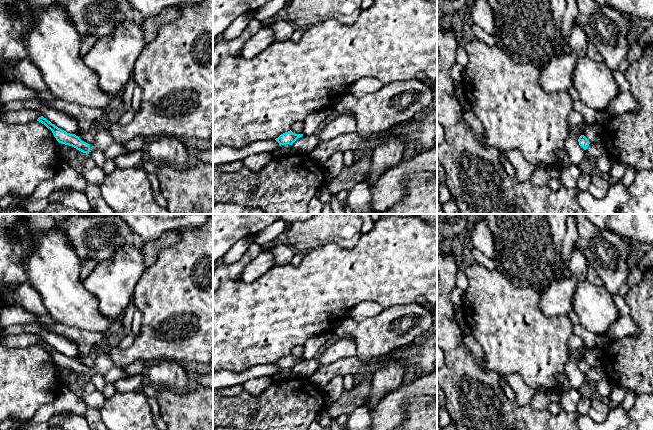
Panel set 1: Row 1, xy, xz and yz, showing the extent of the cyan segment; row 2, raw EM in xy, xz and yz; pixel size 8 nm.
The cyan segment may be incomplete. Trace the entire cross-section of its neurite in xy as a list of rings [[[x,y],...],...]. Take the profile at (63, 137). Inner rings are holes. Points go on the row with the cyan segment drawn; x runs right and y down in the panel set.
[[[43,116],[39,117],[37,121],[41,122],[50,129],[59,143],[72,146],[83,153],[89,153],[94,150],[105,152],[112,144],[118,143],[106,127],[94,131],[95,142],[90,145],[82,141],[75,134],[67,133],[66,131],[58,128]]]

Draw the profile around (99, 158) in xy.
[[[94,150],[90,152],[90,157],[95,162],[96,166],[103,167],[104,163],[106,162],[107,158],[104,154],[104,152],[99,150]]]

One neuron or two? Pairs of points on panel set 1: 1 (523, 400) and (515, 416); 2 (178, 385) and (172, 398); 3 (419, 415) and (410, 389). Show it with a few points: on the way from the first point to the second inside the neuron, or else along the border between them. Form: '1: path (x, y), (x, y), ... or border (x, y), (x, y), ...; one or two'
1: border (513, 401), (520, 408), (529, 405); two
2: border (194, 384), (184, 392), (158, 387); two
3: border (426, 395), (414, 397), (404, 405), (403, 419); two

